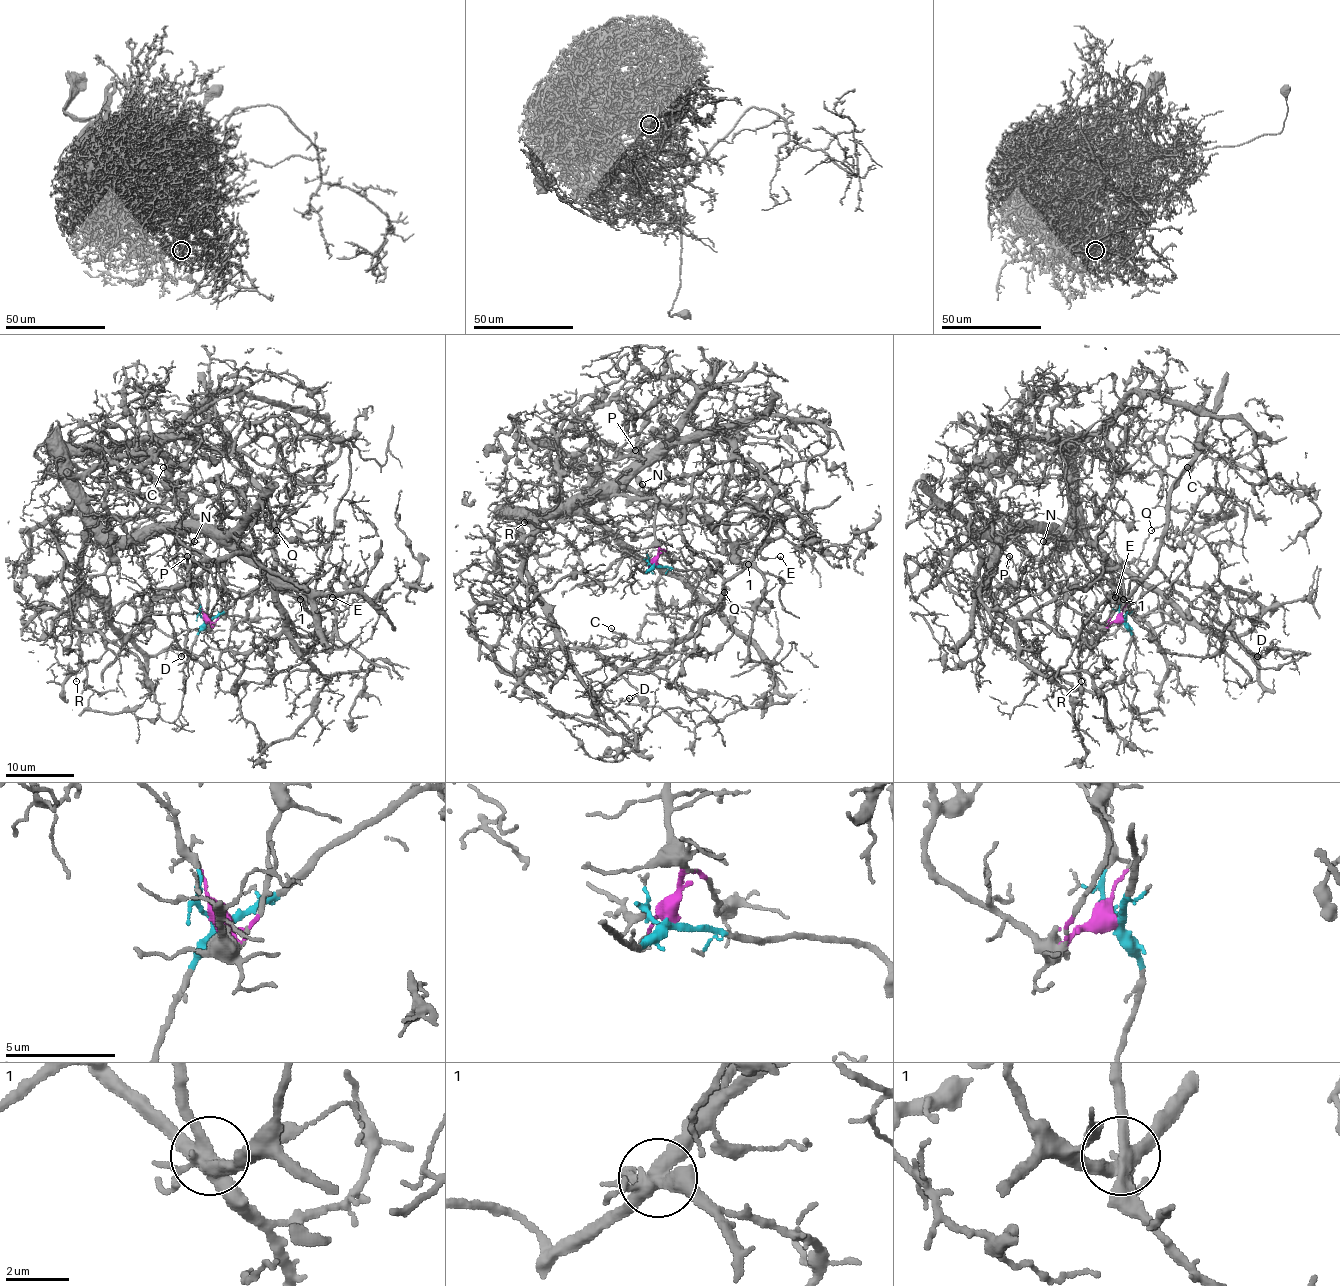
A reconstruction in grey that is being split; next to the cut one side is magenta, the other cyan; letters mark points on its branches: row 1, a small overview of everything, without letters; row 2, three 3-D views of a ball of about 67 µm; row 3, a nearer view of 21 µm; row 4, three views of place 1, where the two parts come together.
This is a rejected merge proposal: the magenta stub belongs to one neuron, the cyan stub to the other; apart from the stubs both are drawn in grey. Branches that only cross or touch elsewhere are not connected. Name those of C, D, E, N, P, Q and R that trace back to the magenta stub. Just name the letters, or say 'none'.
D, N, P, R

